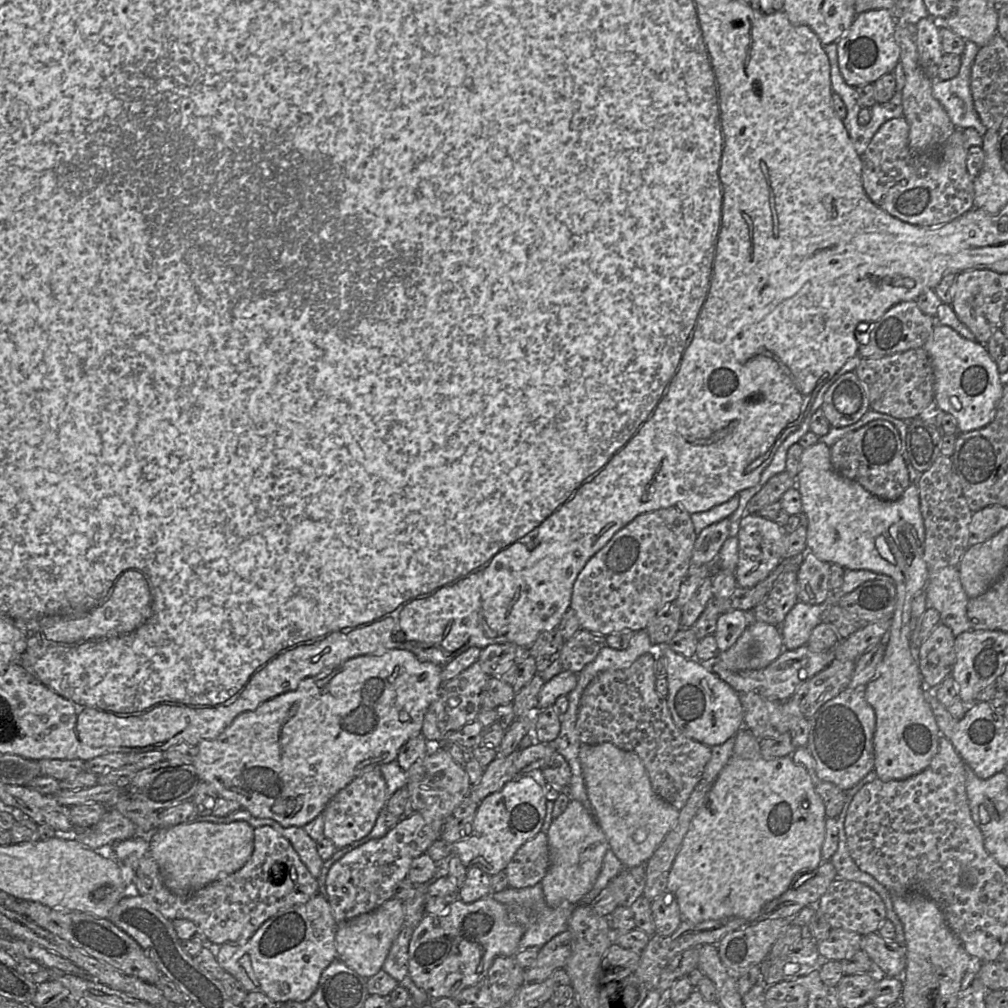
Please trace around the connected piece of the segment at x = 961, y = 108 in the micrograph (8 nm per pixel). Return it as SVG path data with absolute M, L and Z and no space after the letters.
M972 41L965 43L959 73L950 80L933 80L932 94L956 128L974 128L984 136L988 128L983 125L974 108L970 88L971 66L979 47Z

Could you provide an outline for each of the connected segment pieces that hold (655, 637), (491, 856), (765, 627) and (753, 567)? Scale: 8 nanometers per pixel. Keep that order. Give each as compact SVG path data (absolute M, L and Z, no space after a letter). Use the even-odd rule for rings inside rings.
M671 602L646 627L652 645L668 644L681 627L682 607Z
M528 775L518 776L507 782L501 790L483 799L468 835L454 843L438 839L427 854L436 863L447 857L458 857L467 869L478 868L489 876L505 872L516 852L541 831L546 802L543 787L538 781Z
M750 621L736 643L720 652L716 660L734 671L760 670L785 650L780 628L761 621Z
M745 514L738 529L738 564L735 571L737 584L751 588L766 579L786 557L788 538L785 527L758 514Z

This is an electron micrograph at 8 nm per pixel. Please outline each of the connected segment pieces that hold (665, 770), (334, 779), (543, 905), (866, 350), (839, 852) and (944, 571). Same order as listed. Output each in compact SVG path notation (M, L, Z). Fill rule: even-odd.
M644 654L627 668L597 674L582 693L577 730L582 744L610 742L636 753L656 794L680 811L702 779L712 751L686 737L675 725L667 700L656 691L655 654Z
M404 649L351 658L339 666L303 681L295 691L275 697L255 710L244 712L236 717L215 739L203 740L197 745L199 751L193 766L200 780L212 784L219 797L237 801L254 817L273 819L285 828L293 826L303 828L323 813L328 803L339 791L362 774L396 761L400 748L411 738L420 734L425 713L436 699L443 684L442 668L432 662L419 659L412 652Z
M541 883L522 889L509 887L502 892L491 893L491 895L506 907L509 918L524 928L524 934L519 942L519 951L535 947L541 948L556 935L566 931L569 918L576 907L571 903L562 903L555 908L548 906Z
M916 301L900 302L890 309L877 321L869 325L869 330L862 332L860 351L866 358L879 358L913 348L923 347L935 326L935 318L923 313Z
M863 781L859 785L853 786L846 792L846 800L843 806L843 809L839 816L836 818L838 826L838 848L829 860L837 873L836 879L845 879L850 881L856 881L863 883L873 889L882 899L886 908L887 919L890 920L896 930L896 938L900 945L905 945L905 933L904 927L899 919L898 915L894 911L892 904L892 895L889 891L881 885L875 878L873 878L868 873L861 871L854 860L851 858L848 847L847 847L847 838L845 833L845 818L847 814L848 807L855 796L855 794L863 787Z
M947 566L936 571L929 571L926 593L926 609L934 608L940 613L940 623L949 627L955 637L971 630L967 616L969 598L960 581L958 566Z

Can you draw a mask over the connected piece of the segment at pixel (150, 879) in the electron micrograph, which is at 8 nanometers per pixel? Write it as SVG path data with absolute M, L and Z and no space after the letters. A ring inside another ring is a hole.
M261 826L254 829L253 853L241 869L222 879L213 881L188 896L178 896L164 884L159 866L150 852L149 836L138 834L130 839L116 842L108 849L111 849L110 854L118 861L123 878L129 884L129 895L141 895L170 921L179 918L194 922L206 935L208 941L216 945L238 946L245 944L256 930L279 910L306 903L319 891L317 879L311 875L300 860L291 843L270 826ZM291 869L294 869L297 873L296 882L290 878Z

